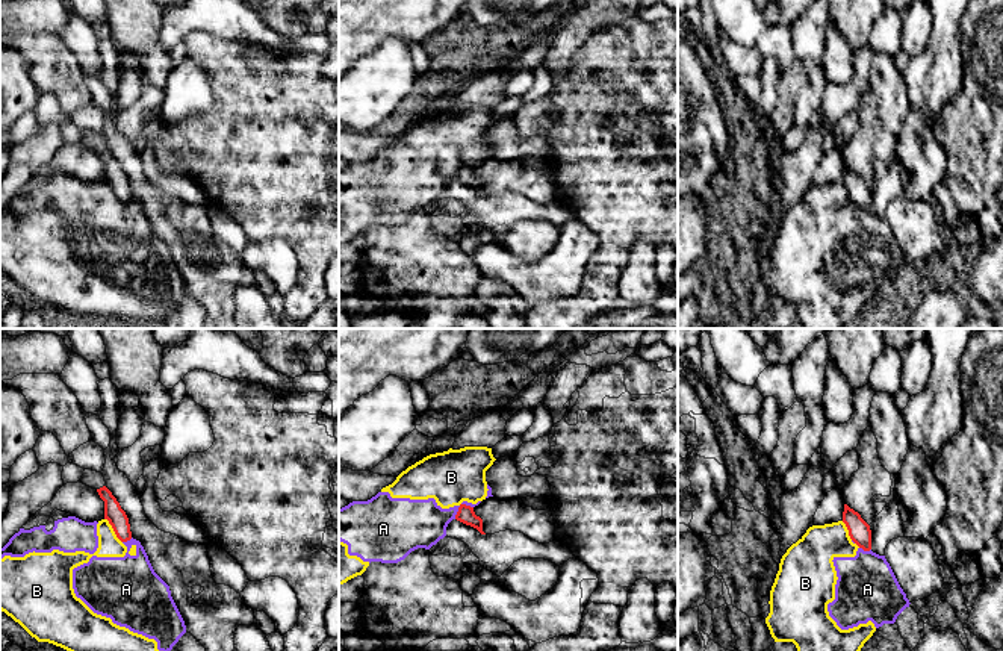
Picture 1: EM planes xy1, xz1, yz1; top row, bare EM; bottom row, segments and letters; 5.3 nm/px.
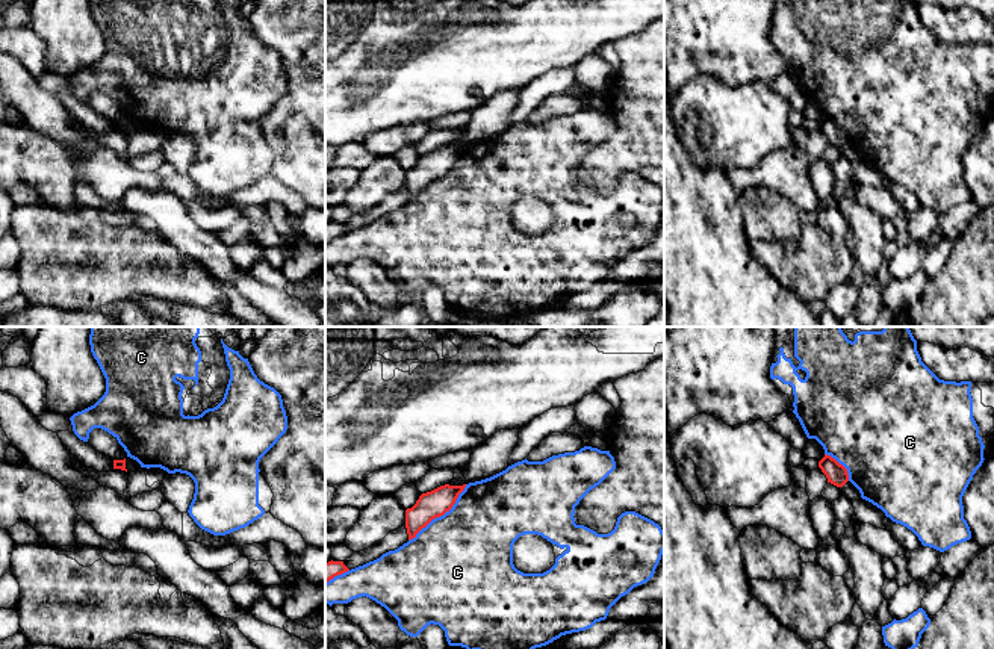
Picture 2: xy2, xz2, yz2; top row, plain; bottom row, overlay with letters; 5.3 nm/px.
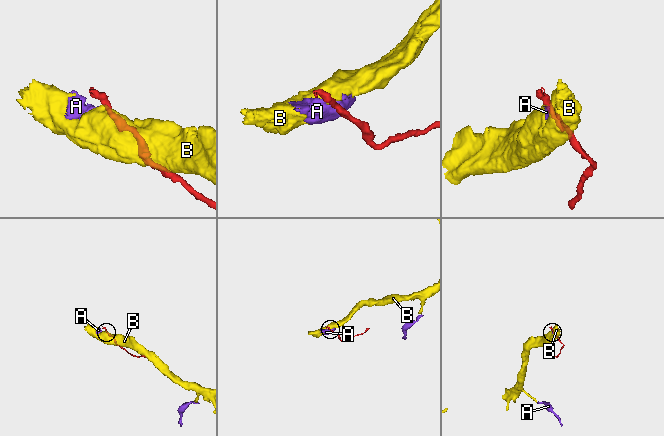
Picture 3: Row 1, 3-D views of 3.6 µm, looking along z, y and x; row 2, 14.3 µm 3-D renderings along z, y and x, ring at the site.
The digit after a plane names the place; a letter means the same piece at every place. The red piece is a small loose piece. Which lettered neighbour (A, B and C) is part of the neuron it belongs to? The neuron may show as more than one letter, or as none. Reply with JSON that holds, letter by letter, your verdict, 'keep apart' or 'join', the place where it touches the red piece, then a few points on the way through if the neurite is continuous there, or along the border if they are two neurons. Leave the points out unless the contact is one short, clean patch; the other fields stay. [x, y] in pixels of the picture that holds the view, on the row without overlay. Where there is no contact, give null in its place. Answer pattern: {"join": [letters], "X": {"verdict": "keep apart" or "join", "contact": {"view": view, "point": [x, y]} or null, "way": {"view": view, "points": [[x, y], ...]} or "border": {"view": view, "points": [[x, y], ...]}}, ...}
{"join": ["C"], "A": {"verdict": "keep apart", "contact": {"view": "xz1", "point": [460, 167]}, "border": {"view": "xz1", "points": [[472, 167], [462, 165], [454, 179]]}}, "B": {"verdict": "keep apart", "contact": {"view": "xy1", "point": [114, 191]}, "border": {"view": "xy1", "points": [[105, 179], [121, 203]]}}, "C": {"verdict": "join", "contact": {"view": "xz2", "point": [441, 176]}}}

